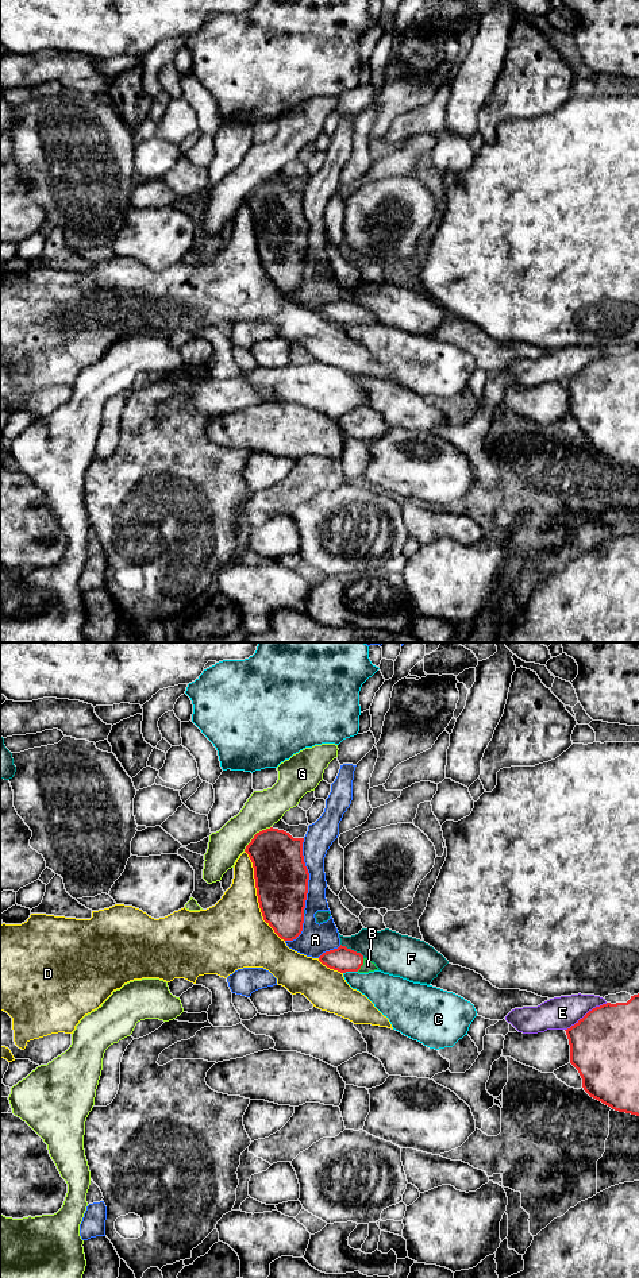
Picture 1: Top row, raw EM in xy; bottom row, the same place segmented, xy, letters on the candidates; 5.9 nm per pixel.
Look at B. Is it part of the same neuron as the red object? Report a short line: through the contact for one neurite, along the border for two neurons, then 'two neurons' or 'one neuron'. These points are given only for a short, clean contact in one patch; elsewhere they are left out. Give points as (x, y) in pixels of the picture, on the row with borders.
line xy (343, 960), (361, 965), (368, 965); one neuron

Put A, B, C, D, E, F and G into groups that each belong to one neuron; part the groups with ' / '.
A / B / C / D / E / F / G

